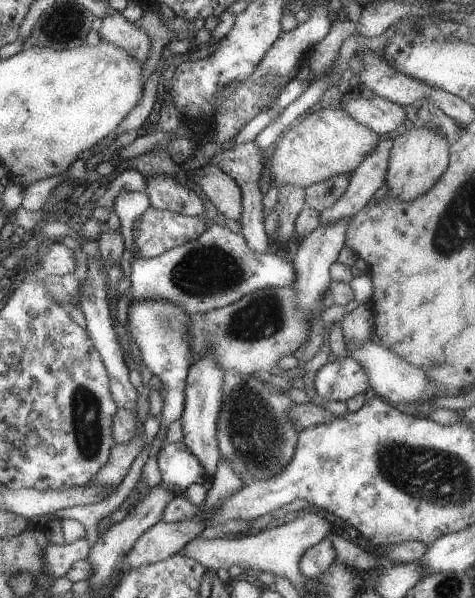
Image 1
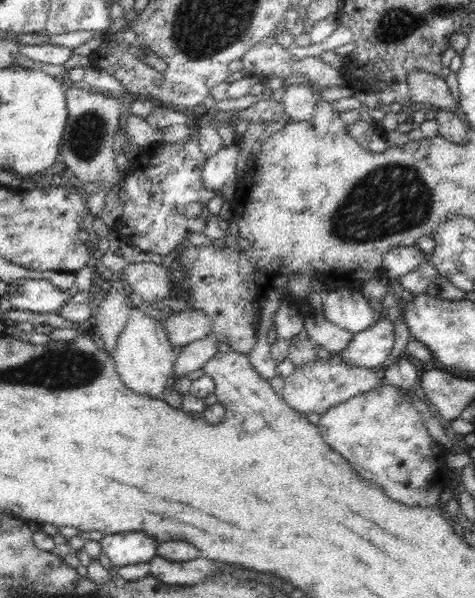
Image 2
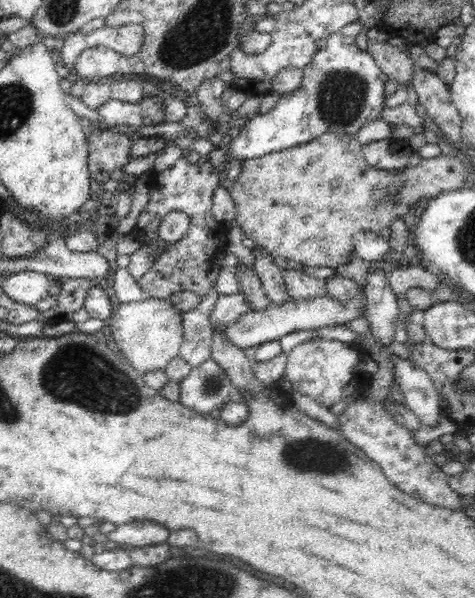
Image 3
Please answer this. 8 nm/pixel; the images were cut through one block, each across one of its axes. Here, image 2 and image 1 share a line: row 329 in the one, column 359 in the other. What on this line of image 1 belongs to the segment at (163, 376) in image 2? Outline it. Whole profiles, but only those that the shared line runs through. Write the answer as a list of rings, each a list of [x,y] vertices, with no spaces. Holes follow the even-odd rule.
[[[341,105],[312,112],[304,120],[299,118],[289,129],[277,138],[265,162],[267,175],[278,188],[288,184],[305,189],[332,176],[354,172],[381,139],[376,132],[356,122]]]

